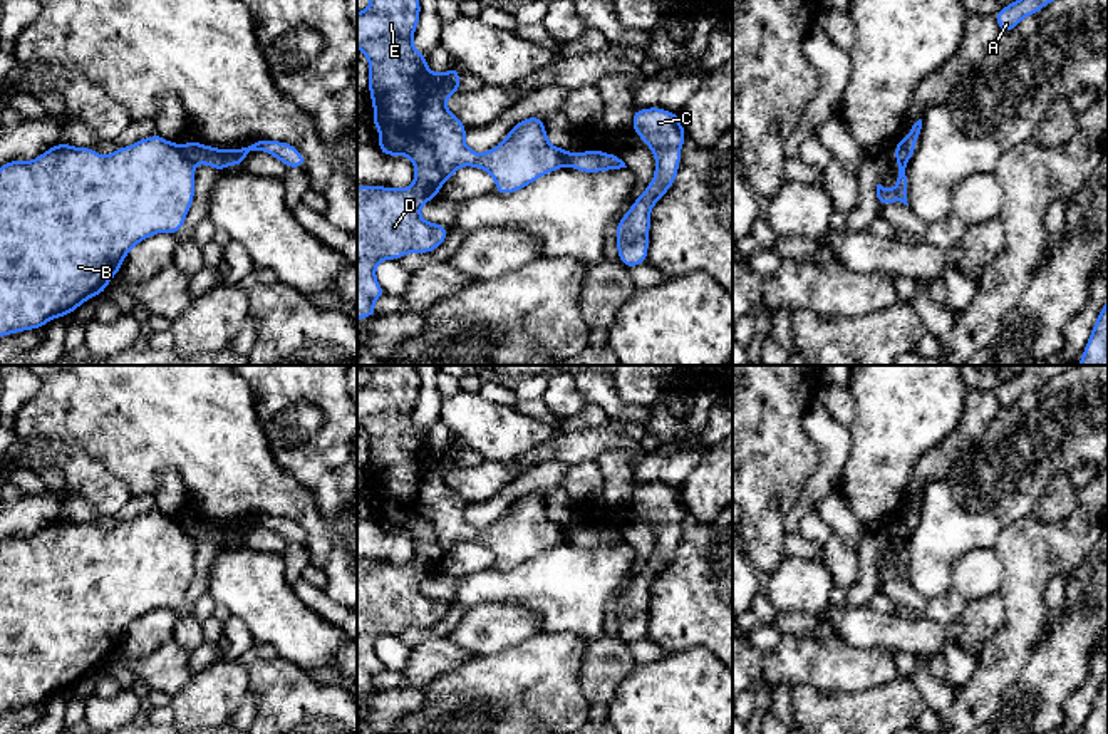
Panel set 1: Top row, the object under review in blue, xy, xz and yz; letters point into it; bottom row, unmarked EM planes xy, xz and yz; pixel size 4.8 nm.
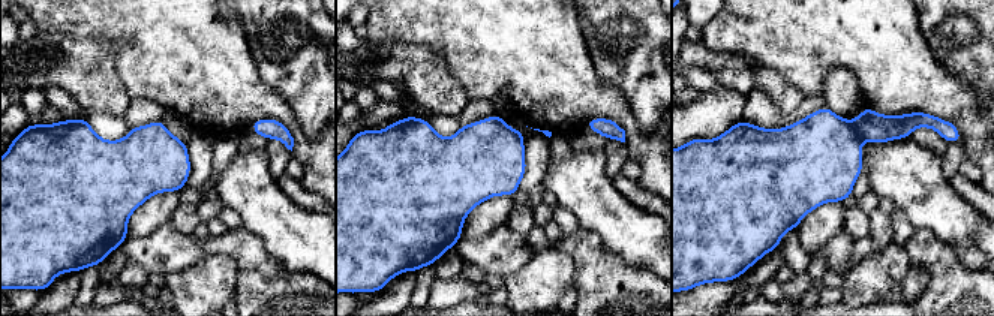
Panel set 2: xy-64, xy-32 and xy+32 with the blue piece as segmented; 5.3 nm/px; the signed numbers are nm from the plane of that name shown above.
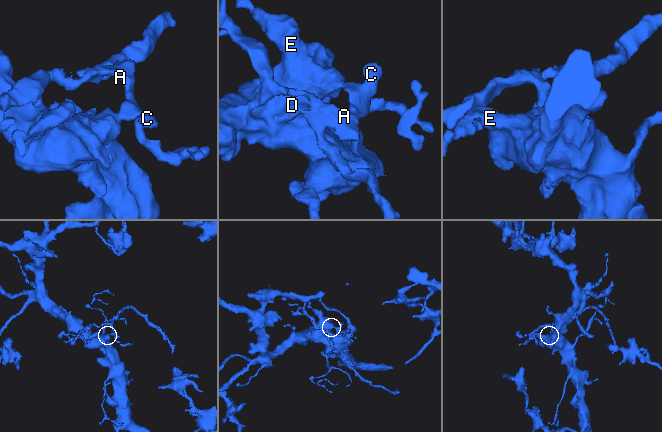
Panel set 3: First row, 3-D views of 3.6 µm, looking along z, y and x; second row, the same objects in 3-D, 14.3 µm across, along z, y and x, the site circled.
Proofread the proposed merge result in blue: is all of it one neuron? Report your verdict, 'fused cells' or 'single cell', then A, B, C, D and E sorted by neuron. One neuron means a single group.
fused cells; A C / B D E

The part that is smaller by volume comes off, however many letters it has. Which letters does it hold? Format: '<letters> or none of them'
A, C

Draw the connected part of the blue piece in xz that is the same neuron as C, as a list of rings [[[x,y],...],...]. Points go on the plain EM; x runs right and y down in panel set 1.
[[[662,483],[635,484],[632,491],[632,508],[637,508],[652,526],[655,548],[644,568],[620,593],[615,605],[619,637],[627,644],[647,637],[650,587],[676,558],[681,540],[681,523],[687,514],[681,489],[669,488]]]

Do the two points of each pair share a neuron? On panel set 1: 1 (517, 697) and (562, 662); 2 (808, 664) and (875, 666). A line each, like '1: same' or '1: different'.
1: same
2: same

